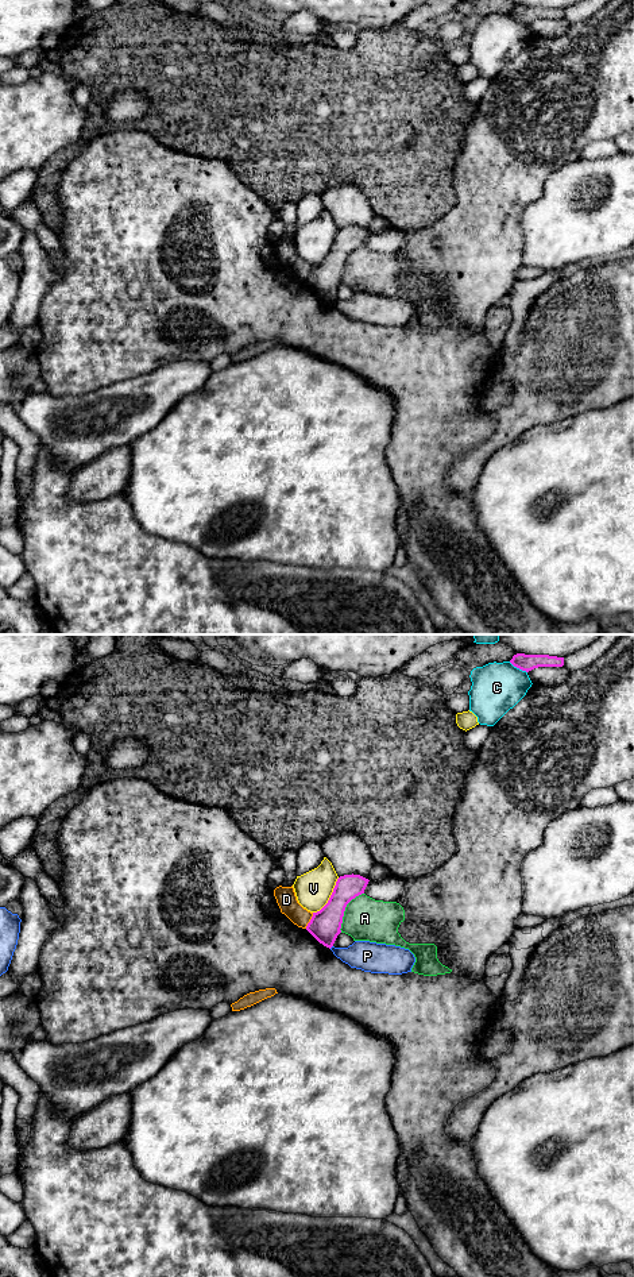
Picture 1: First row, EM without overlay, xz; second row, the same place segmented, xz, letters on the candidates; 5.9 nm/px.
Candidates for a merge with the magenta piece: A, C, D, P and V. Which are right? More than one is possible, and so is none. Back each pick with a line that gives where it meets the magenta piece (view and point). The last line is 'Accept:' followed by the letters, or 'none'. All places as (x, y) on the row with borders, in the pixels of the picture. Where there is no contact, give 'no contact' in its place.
Accept: none

